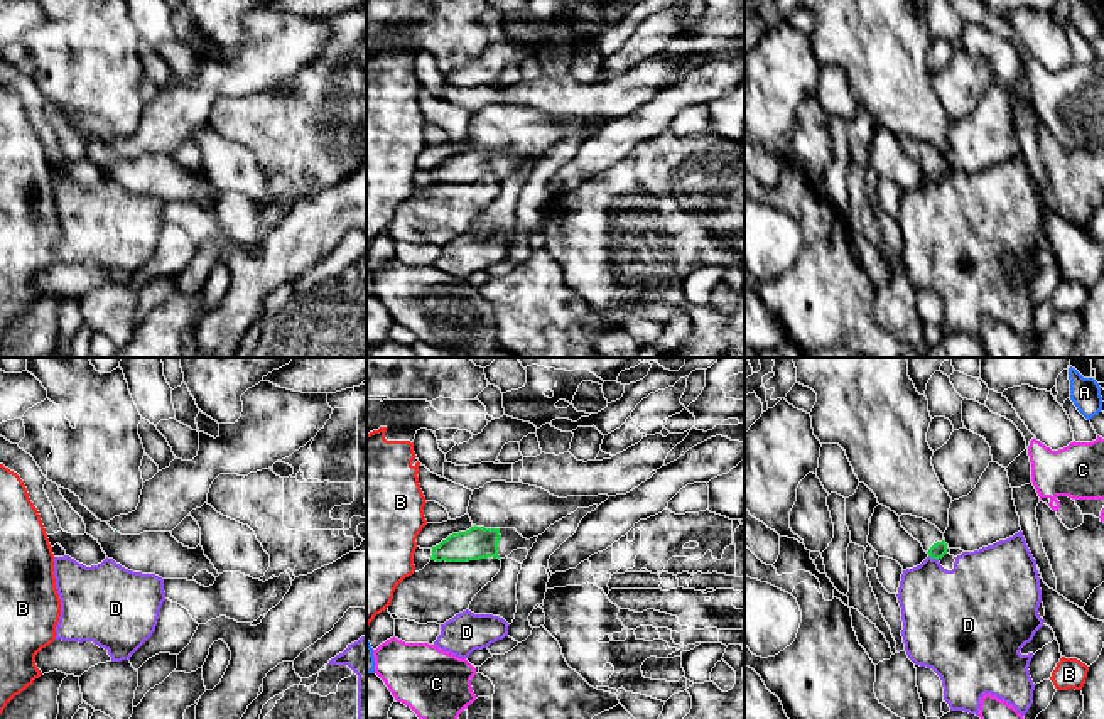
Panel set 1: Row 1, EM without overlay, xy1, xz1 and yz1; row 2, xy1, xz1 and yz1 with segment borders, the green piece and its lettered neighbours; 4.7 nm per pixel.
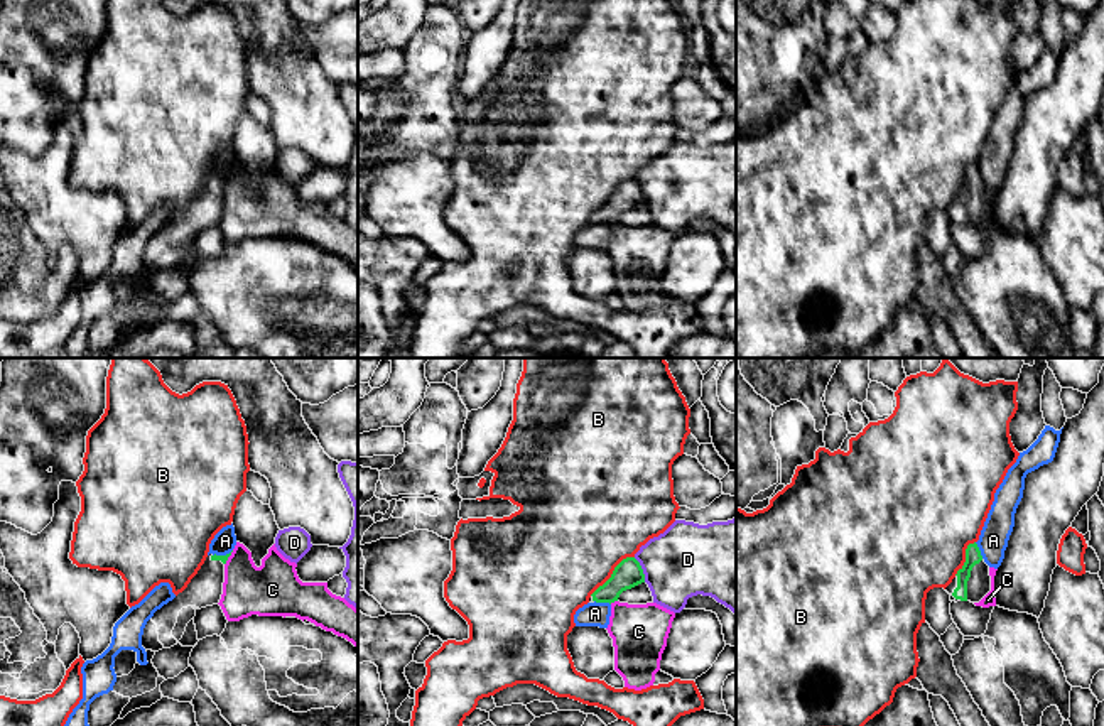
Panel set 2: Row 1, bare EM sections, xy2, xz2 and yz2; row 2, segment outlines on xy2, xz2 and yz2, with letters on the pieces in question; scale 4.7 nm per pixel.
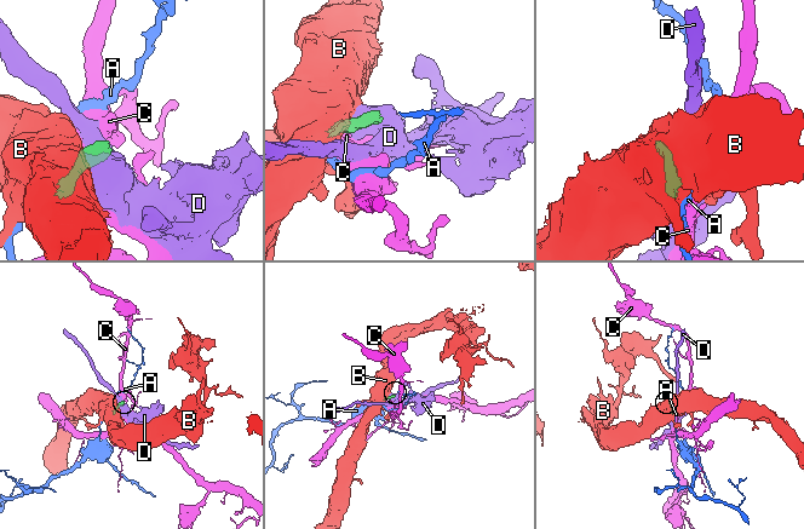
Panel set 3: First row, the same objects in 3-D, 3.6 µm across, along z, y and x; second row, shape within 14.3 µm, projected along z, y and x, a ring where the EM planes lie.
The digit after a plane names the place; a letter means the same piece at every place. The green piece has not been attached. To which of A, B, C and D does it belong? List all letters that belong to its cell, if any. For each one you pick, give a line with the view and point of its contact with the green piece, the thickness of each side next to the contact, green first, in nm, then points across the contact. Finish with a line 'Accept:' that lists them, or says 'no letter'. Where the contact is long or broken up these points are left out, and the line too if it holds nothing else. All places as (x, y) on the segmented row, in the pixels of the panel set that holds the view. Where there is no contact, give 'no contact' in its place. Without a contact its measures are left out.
Accept: no letter

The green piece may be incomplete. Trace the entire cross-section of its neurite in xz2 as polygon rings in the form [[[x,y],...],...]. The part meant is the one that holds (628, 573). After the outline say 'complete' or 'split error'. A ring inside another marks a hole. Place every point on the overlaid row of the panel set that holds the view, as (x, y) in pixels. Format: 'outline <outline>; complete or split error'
outline [[[635,557],[623,559],[613,571],[611,577],[599,586],[591,596],[596,603],[614,603],[620,594],[645,582],[645,574]]]; complete

